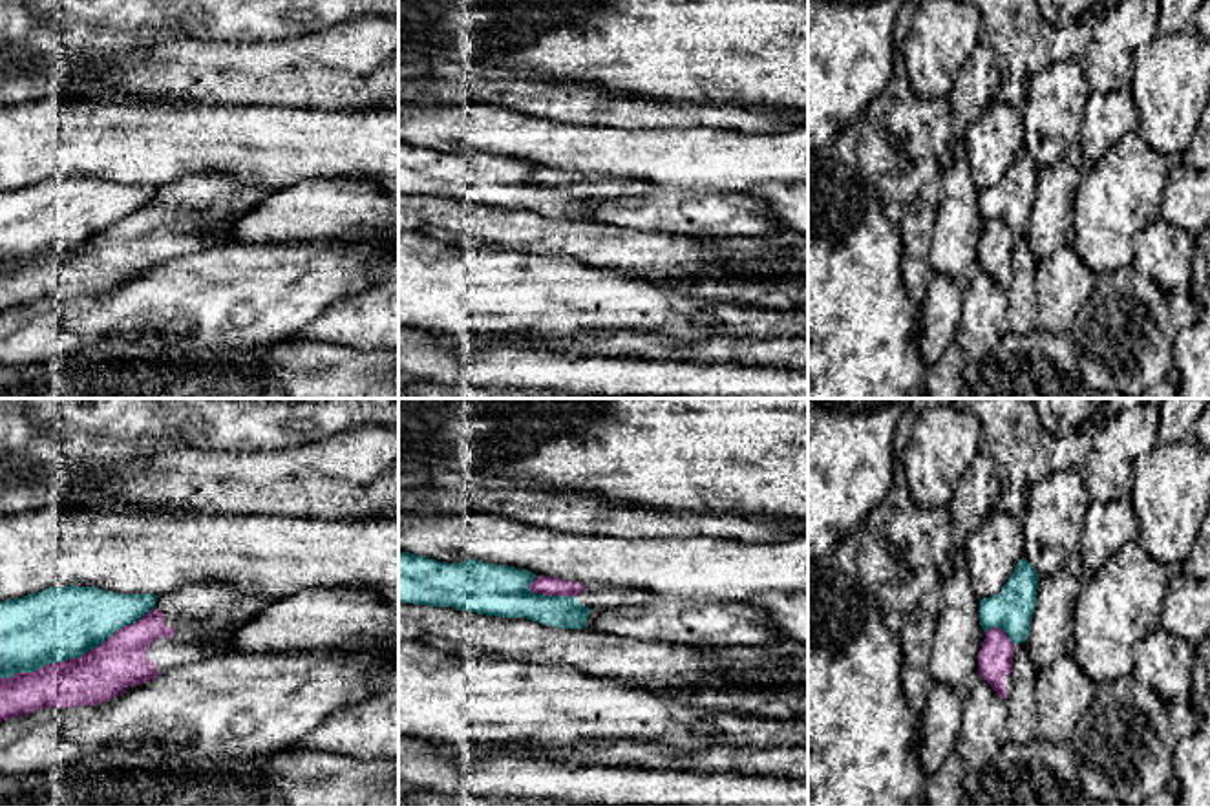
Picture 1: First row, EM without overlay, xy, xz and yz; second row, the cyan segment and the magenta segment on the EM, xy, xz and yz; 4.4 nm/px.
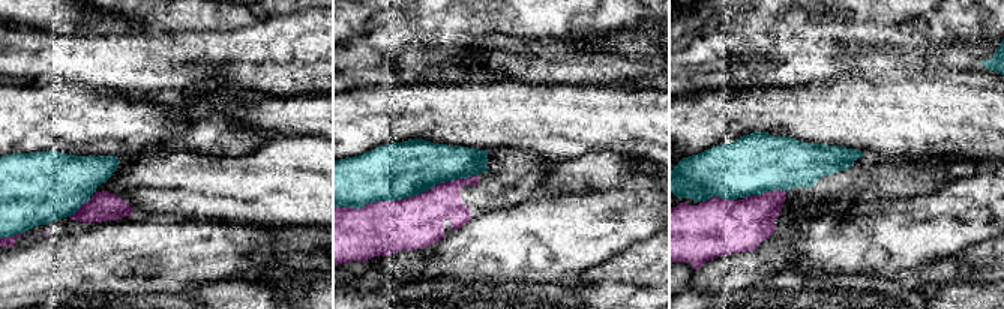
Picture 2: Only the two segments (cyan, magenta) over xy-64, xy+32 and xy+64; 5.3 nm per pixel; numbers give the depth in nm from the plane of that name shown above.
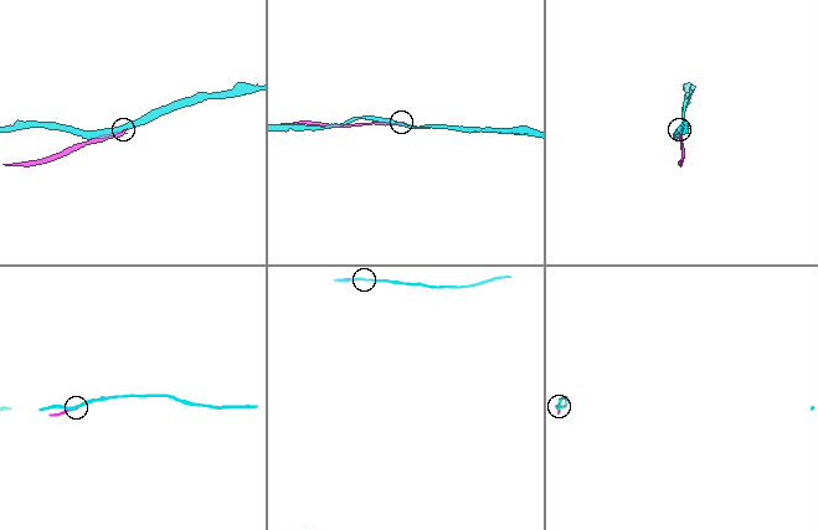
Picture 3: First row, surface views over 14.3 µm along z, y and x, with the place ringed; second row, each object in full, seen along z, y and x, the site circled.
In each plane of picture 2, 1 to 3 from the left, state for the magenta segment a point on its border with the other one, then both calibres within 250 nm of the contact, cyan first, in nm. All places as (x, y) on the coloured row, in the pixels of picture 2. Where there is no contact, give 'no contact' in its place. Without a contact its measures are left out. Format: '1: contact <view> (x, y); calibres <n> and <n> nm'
1: contact xy-64 (80, 206); calibres 380 and 160 nm
2: contact xy+32 (405, 197); calibres 300 and 280 nm
3: contact xy+64 (763, 192); calibres 320 and 280 nm

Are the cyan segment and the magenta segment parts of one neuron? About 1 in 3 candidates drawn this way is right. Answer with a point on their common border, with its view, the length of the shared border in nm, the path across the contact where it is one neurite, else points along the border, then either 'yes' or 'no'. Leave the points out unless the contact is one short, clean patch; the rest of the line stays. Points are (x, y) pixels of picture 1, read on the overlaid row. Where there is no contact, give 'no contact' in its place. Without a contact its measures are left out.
contact xy (77, 657); length 750 nm; no

